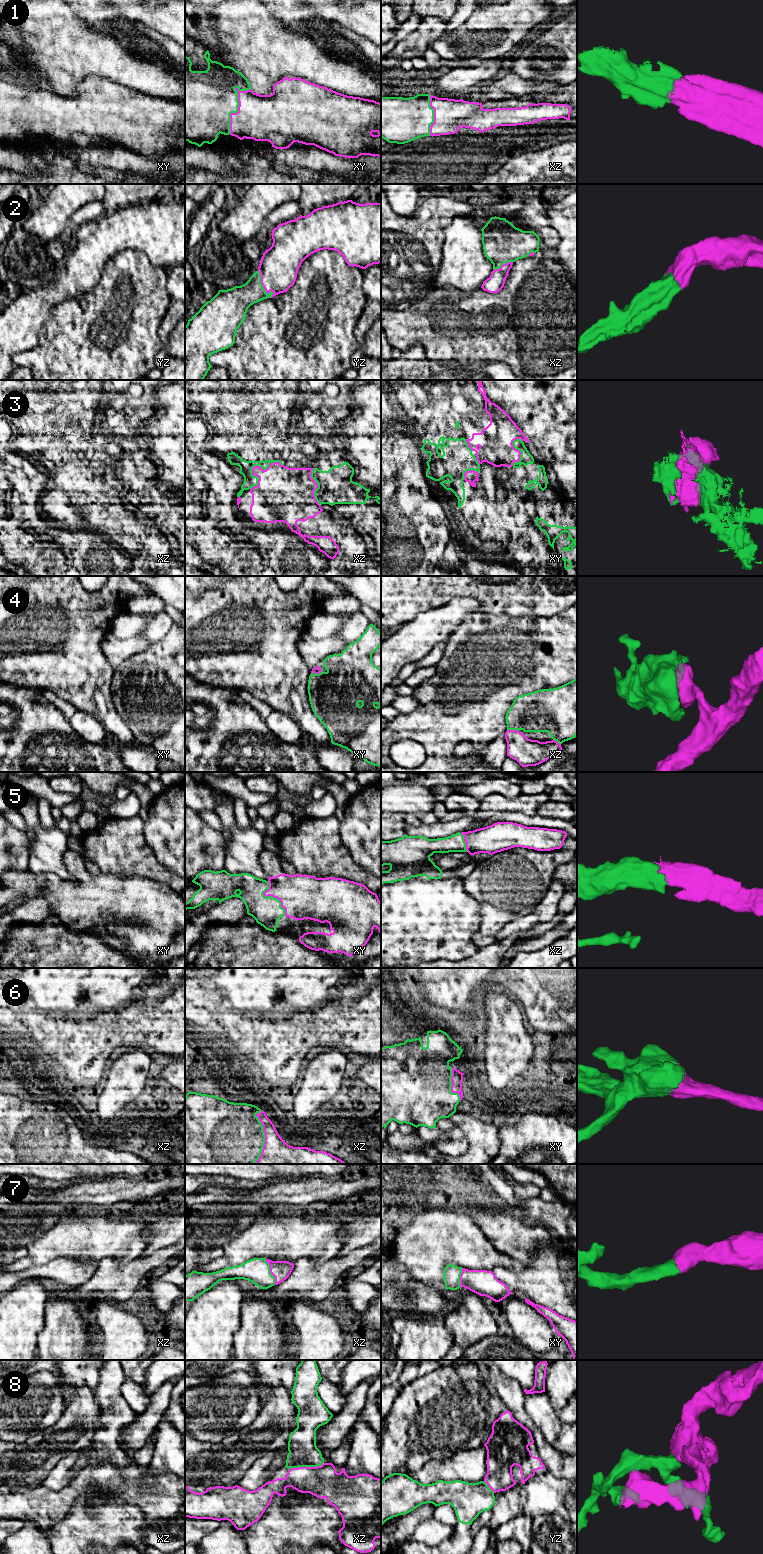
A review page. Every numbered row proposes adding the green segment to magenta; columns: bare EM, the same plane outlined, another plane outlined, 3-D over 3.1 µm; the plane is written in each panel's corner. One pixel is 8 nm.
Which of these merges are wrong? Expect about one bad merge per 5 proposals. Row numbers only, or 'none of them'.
none of them

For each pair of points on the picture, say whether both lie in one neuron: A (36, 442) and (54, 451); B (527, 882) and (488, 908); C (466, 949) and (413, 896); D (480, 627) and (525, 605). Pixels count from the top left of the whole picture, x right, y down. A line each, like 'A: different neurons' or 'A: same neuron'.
A: different neurons
B: same neuron
C: same neuron
D: different neurons

